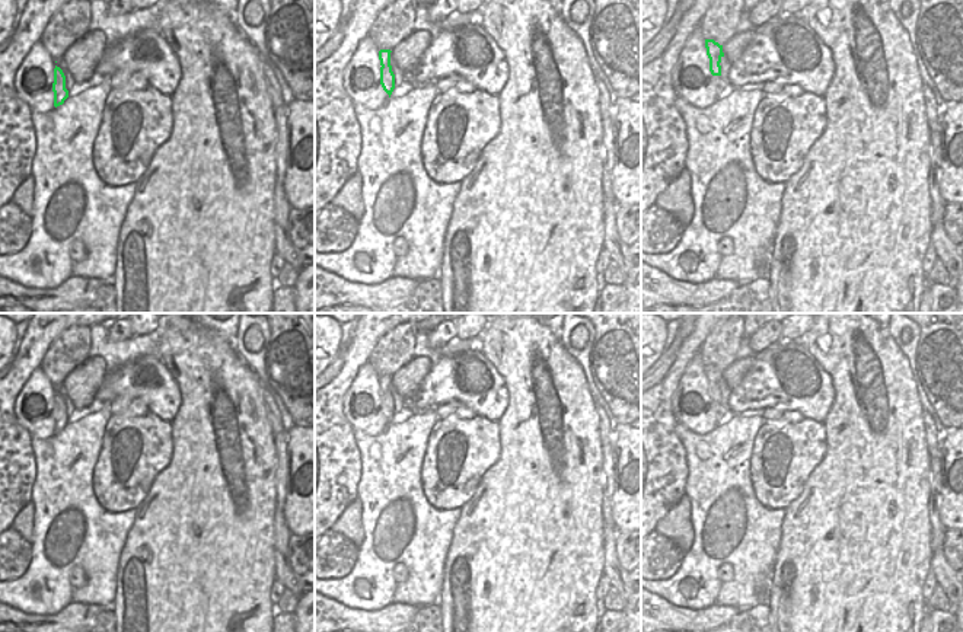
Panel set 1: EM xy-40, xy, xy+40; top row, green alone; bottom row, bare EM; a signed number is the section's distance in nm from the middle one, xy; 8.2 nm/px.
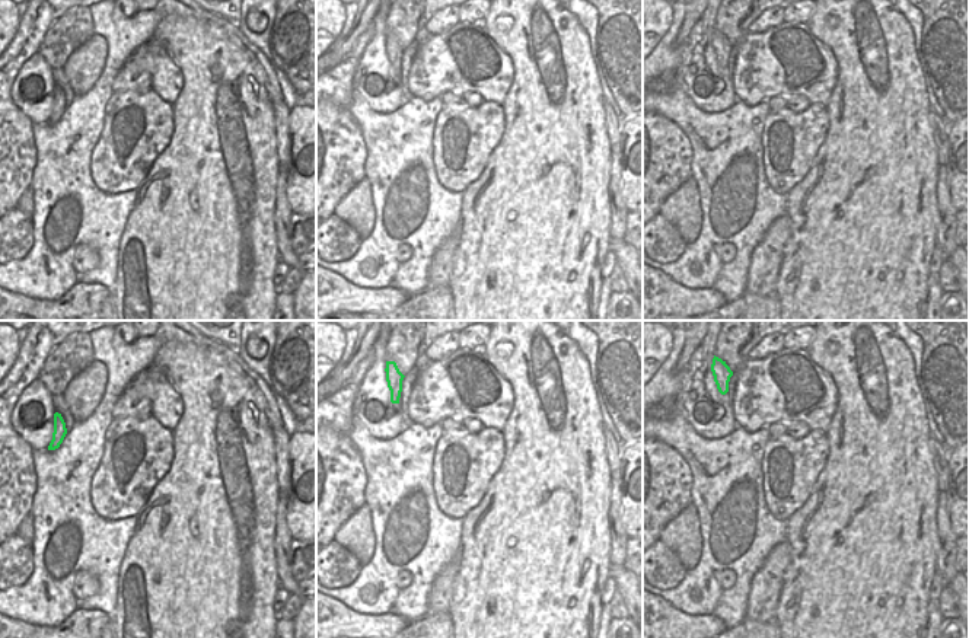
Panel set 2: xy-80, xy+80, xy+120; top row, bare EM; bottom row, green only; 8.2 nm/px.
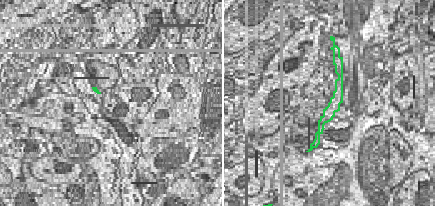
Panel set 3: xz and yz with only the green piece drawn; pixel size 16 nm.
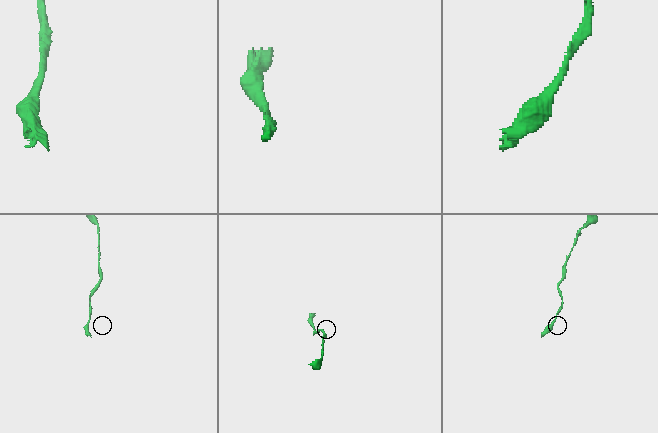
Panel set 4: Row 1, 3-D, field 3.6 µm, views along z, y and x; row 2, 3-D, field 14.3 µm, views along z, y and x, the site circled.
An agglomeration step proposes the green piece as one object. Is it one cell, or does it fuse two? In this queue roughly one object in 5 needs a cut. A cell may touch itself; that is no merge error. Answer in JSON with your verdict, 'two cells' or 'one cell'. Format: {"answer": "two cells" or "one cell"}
{"answer": "one cell"}

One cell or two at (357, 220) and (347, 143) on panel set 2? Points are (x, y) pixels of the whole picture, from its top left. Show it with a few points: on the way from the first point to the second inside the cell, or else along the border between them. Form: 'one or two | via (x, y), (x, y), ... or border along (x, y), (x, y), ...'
two | border along (365, 178), (340, 200), (332, 213)

